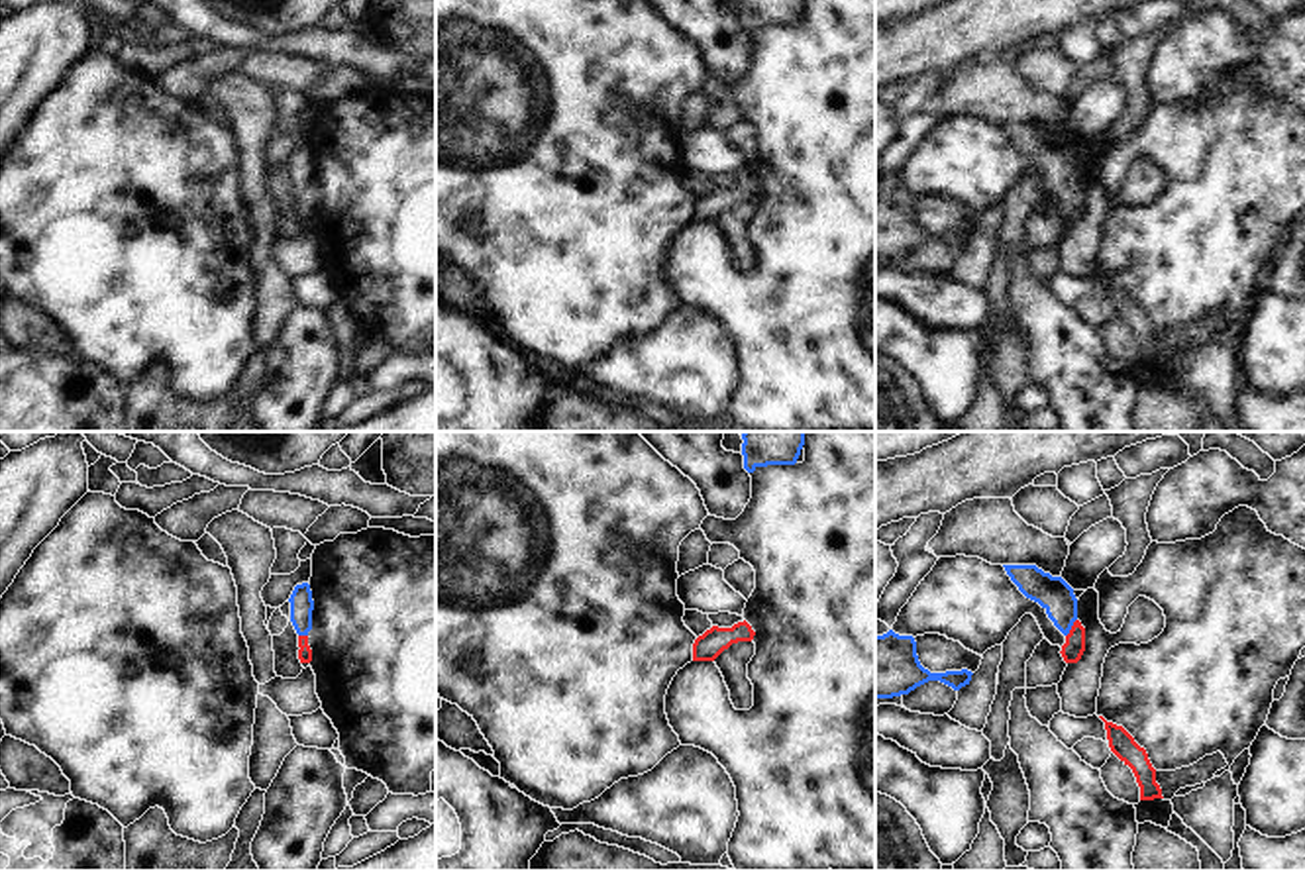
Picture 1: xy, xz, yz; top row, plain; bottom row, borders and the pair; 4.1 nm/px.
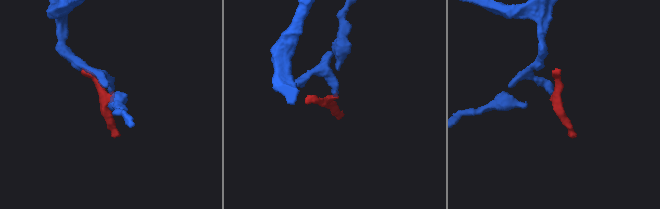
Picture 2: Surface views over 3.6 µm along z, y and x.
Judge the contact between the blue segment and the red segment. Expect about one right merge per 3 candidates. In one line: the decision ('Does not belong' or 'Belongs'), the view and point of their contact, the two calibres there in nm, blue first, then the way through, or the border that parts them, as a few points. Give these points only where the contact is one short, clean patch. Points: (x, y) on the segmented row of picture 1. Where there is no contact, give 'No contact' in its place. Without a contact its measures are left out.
Belongs. Touches blue at yz (1070, 628). Thickness 140 nm (blue) against 90 nm. Path across: yz (1052, 593), (1070, 628), (1072, 650)

